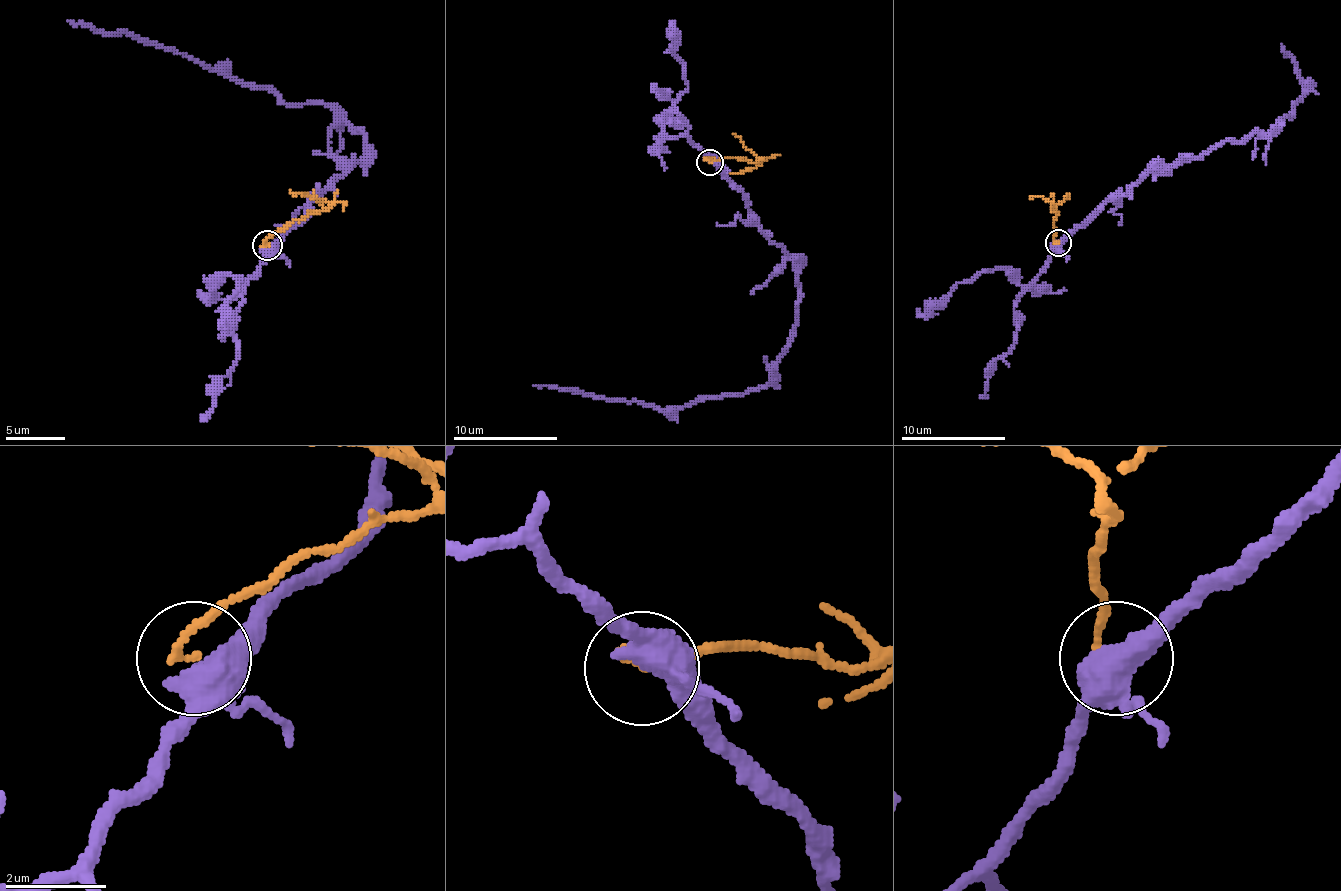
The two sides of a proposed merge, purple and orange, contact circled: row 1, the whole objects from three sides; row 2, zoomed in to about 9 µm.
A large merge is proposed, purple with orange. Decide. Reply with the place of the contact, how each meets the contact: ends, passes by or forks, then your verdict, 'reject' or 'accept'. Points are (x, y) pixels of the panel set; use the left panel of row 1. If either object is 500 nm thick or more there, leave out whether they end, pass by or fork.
at (267, 245); purple forks there; orange ends there; reject

